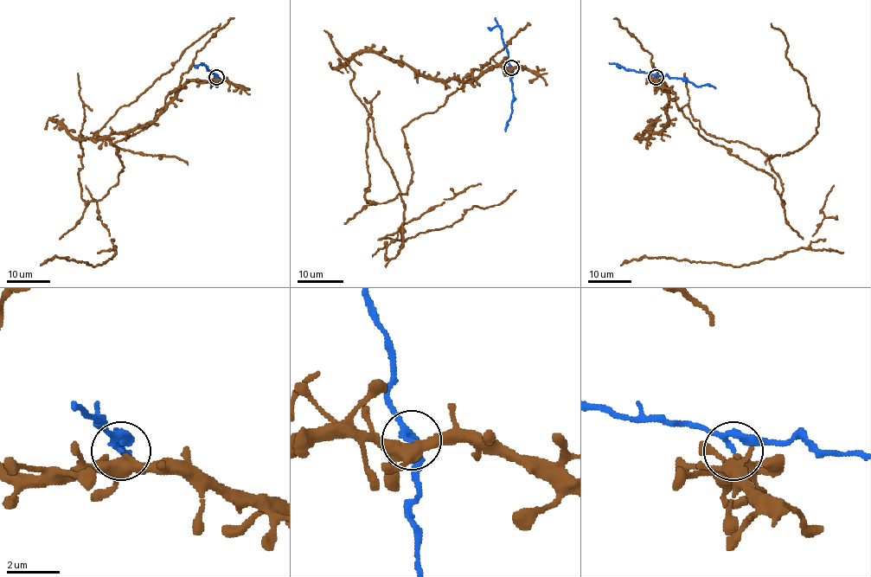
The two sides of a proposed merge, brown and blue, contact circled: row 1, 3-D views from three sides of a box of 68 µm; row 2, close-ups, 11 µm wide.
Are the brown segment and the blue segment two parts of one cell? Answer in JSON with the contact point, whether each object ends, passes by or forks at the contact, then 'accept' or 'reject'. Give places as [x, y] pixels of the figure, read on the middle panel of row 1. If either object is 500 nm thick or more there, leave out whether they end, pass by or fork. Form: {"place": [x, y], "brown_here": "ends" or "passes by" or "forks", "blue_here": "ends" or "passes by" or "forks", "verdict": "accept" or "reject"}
{"place": [511, 67], "brown_here": "forks", "blue_here": "passes by", "verdict": "reject"}

